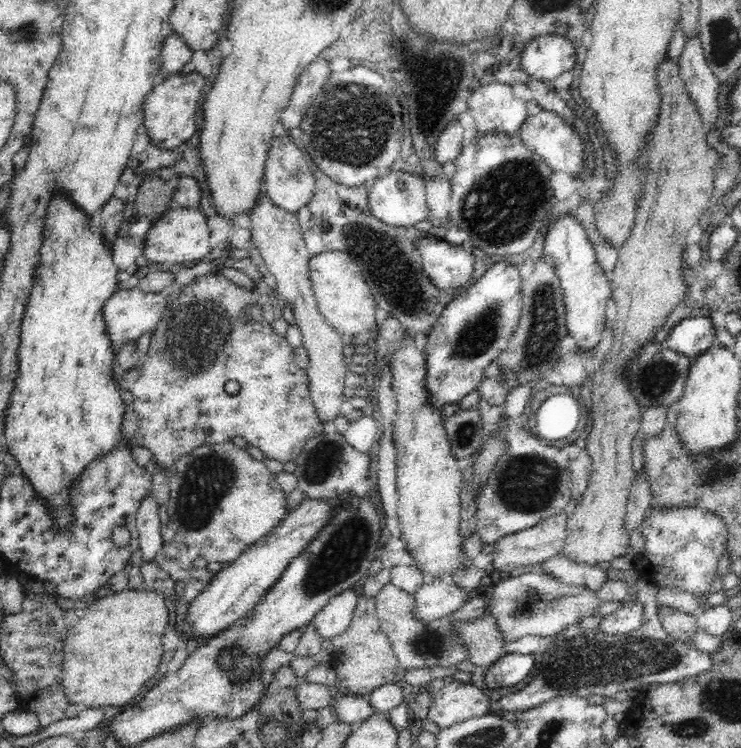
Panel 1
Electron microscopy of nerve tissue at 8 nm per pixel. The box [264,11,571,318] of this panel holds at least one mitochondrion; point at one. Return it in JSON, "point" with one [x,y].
{"point":[501,208]}

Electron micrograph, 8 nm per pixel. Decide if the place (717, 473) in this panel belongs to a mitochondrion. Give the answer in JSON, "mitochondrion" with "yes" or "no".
{"mitochondrion":"yes"}

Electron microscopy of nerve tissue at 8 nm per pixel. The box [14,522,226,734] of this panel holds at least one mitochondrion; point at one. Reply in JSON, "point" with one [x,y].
{"point":[34,625]}

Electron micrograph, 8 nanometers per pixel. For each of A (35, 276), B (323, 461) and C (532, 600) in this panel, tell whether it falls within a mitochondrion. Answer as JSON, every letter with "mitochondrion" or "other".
{"A":"other","B":"mitochondrion","C":"mitochondrion"}

